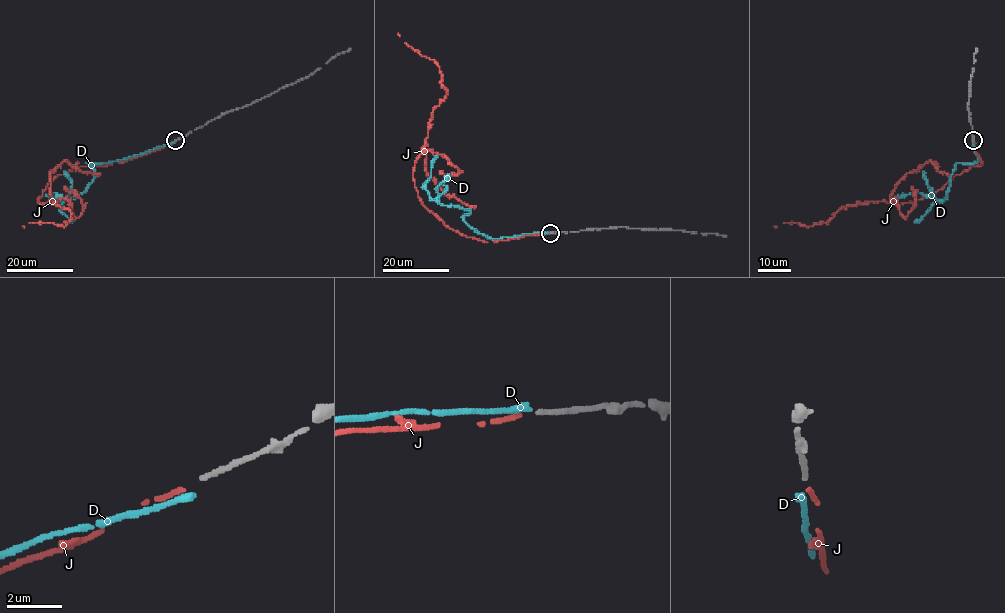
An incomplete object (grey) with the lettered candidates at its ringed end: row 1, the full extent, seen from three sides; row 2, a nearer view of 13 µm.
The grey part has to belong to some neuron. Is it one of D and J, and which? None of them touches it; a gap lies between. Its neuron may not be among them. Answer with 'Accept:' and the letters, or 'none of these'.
Accept: J

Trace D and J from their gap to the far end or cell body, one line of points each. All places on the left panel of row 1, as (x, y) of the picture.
D: (174, 142), (106, 163), (88, 162), (94, 179), (71, 197), (55, 200), (50, 195), (54, 192), (60, 200)
J: (173, 141), (120, 162), (78, 166), (55, 176), (38, 202), (67, 208), (71, 218), (63, 226), (22, 226)

